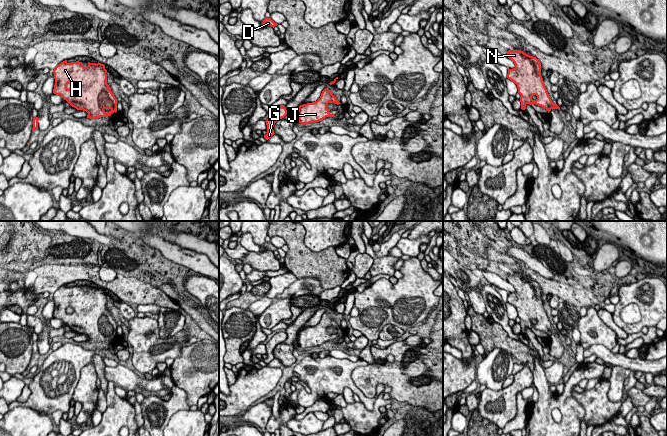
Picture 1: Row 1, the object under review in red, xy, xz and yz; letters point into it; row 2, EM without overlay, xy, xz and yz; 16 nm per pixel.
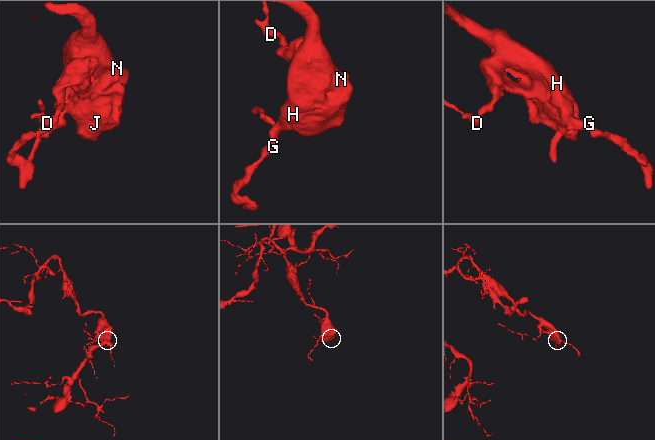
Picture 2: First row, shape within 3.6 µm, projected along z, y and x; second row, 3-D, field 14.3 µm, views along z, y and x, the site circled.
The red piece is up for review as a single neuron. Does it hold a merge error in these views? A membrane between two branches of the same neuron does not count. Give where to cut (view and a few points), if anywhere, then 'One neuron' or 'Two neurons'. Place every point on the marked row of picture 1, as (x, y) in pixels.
No split. One neuron

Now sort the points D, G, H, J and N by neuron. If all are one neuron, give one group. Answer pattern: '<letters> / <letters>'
D G H J N

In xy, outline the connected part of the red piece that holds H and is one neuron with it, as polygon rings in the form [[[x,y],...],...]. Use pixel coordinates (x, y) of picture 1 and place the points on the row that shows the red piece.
[[[65,60],[55,67],[53,73],[55,79],[53,93],[60,95],[77,110],[86,111],[87,118],[108,117],[117,112],[118,102],[107,84],[107,70],[104,64],[88,62],[88,66],[84,67],[82,62],[68,63]]]

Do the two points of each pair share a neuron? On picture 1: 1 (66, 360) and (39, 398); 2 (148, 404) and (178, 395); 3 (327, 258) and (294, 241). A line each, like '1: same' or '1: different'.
1: same
2: same
3: same

